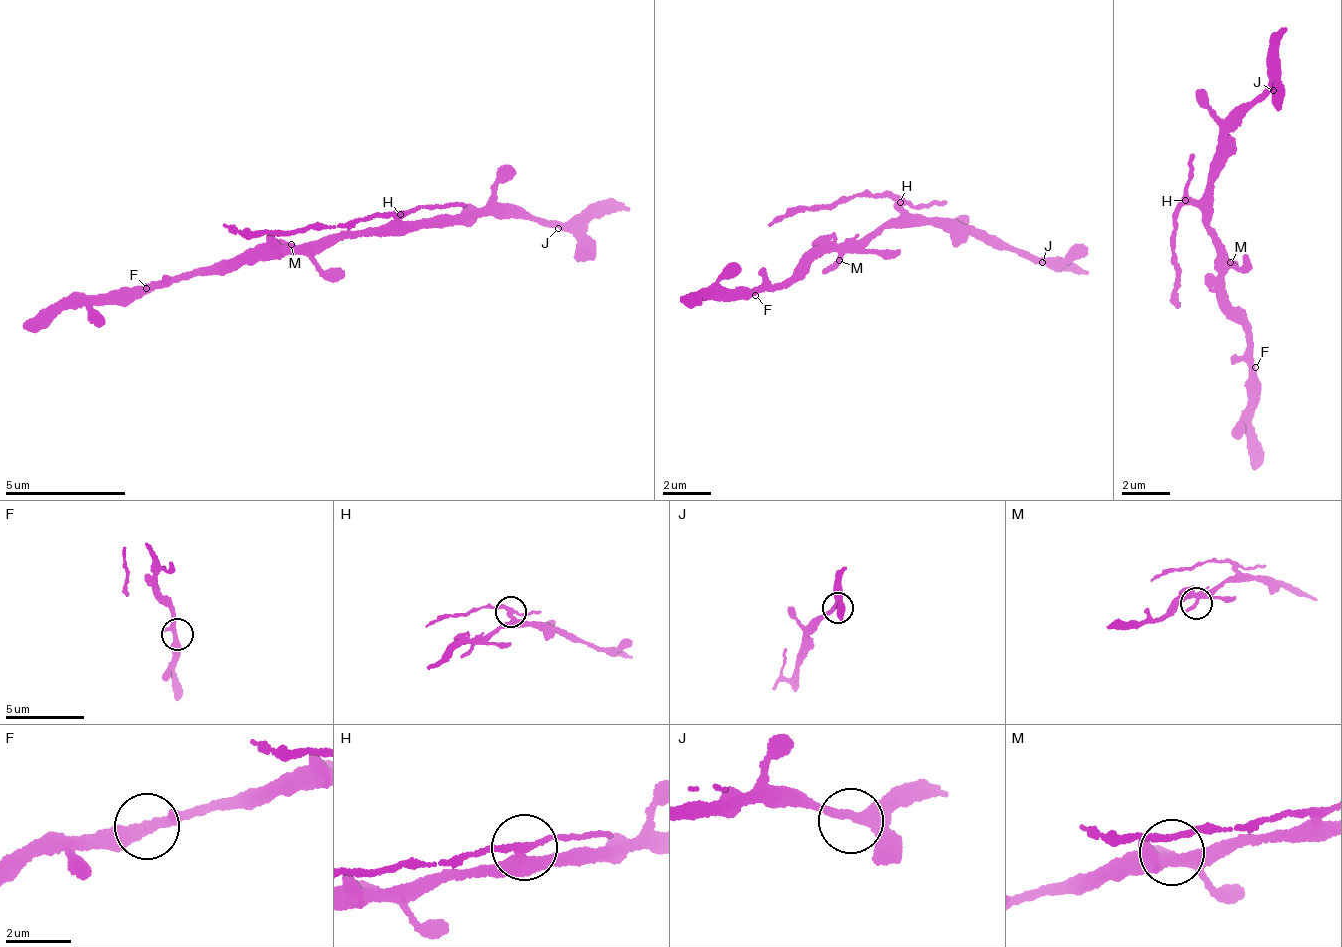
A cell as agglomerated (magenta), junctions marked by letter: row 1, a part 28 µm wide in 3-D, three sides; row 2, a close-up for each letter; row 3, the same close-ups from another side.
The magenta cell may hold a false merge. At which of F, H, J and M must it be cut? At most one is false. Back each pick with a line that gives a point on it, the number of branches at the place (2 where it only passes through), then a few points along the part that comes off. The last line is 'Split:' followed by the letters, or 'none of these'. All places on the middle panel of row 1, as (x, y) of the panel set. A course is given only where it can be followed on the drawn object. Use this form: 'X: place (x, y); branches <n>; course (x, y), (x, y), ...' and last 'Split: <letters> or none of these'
H: place (900, 202); branches 4; course (900, 202), (839, 196), (794, 206), (767, 227)
Split: H

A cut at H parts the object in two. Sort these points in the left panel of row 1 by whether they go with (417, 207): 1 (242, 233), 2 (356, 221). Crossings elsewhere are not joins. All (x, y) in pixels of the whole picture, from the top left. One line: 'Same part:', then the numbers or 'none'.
Same part: 1, 2

